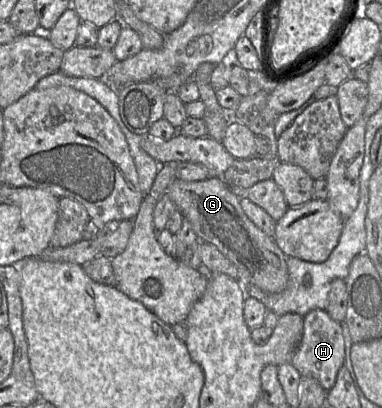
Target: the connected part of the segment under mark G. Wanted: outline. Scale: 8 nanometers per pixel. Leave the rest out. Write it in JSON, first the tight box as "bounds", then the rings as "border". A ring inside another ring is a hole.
{"bounds":[166,177,288,293],"border":[[[222,177],[199,181],[174,179],[166,193],[177,209],[190,222],[200,241],[218,248],[237,268],[237,281],[244,287],[254,285],[266,293],[280,293],[288,283],[287,256],[273,237],[259,229],[245,214],[240,196],[234,193]]]}

